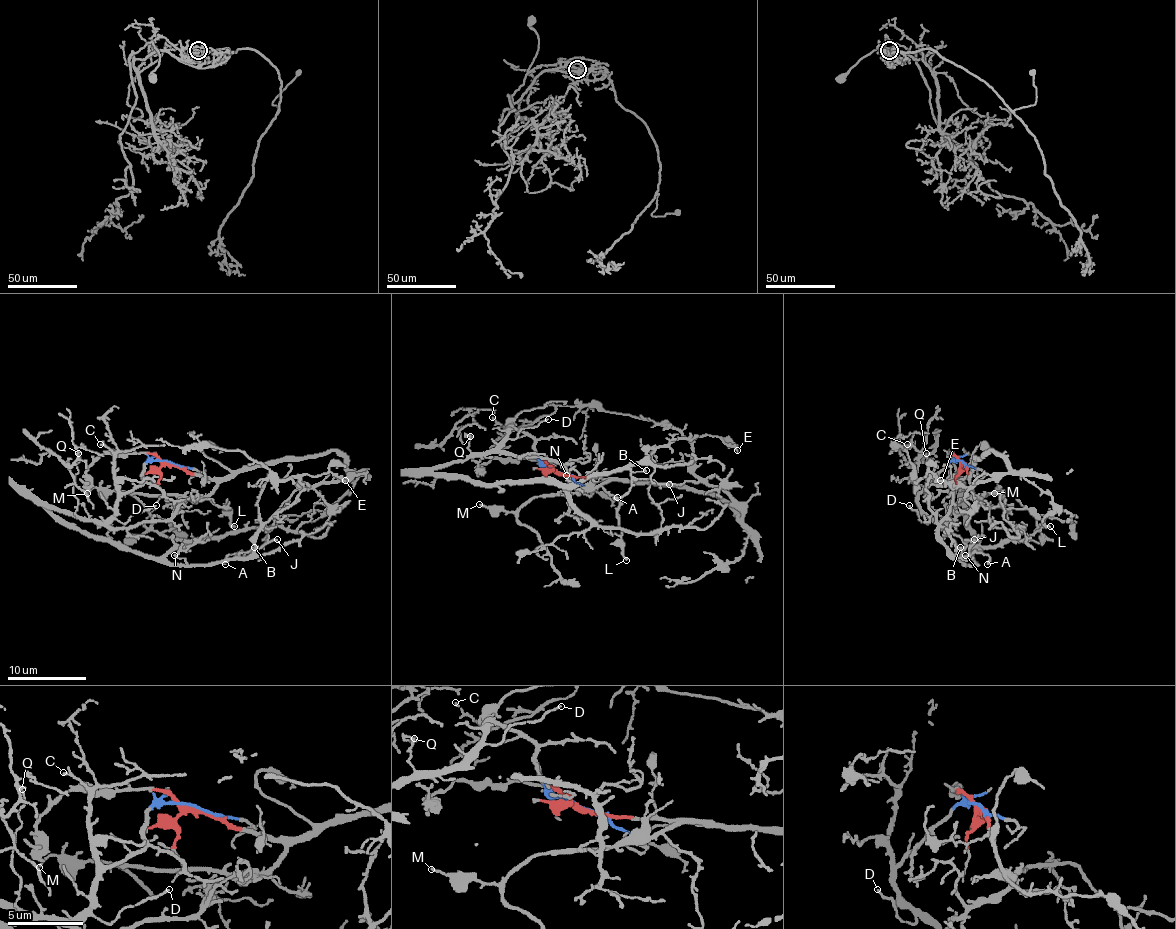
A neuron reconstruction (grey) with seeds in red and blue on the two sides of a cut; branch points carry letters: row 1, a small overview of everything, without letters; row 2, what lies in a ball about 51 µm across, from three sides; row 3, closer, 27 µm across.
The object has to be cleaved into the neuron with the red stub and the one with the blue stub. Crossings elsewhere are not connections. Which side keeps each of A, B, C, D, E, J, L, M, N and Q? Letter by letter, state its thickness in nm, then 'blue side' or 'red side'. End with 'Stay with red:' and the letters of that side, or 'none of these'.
A: 180 nm | blue side
B: 160 nm | blue side
C: 70 nm | blue side
D: 110 nm | blue side
E: 150 nm | red side
J: 110 nm | blue side
L: 150 nm | red side
M: 130 nm | red side
N: 180 nm | blue side
Q: 140 nm | blue side
Stay with red: E, L, M

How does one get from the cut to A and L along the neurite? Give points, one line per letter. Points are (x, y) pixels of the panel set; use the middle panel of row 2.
A: (561, 473), (513, 427), (494, 449), (432, 471), (480, 483), (567, 485), (628, 469), (630, 489), (617, 497)
L: (561, 473), (571, 477), (603, 477), (609, 481), (601, 485), (619, 501), (617, 518), (622, 556), (626, 560)

